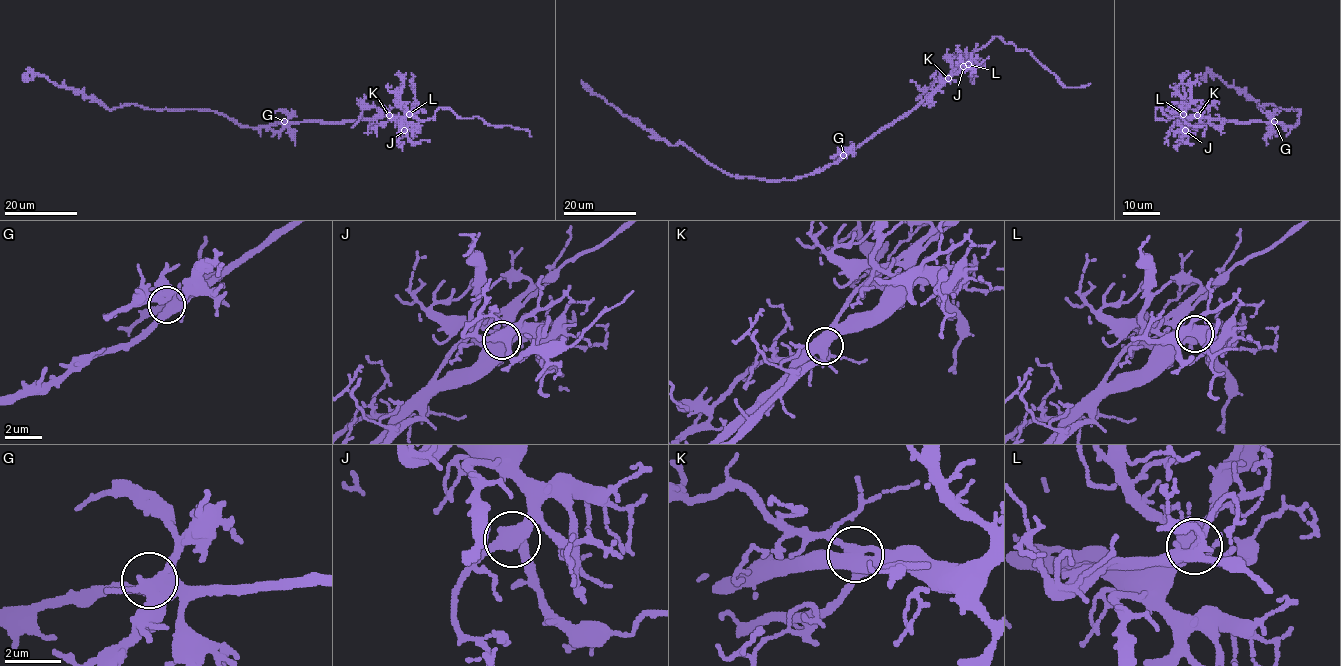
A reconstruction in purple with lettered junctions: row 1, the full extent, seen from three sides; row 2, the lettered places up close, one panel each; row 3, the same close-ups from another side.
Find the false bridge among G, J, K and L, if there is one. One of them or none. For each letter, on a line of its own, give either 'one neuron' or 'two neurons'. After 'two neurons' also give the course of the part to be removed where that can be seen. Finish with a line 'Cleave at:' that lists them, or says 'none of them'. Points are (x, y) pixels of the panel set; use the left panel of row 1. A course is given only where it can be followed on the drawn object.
G: one neuron
J: one neuron
K: one neuron
L: one neuron
Cleave at: none of them

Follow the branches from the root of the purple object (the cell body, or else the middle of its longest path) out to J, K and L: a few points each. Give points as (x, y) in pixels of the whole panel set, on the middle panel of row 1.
J: (845, 157), (909, 114), (963, 66)
K: (845, 157), (909, 114), (948, 78)
L: (845, 157), (909, 114), (968, 64)

